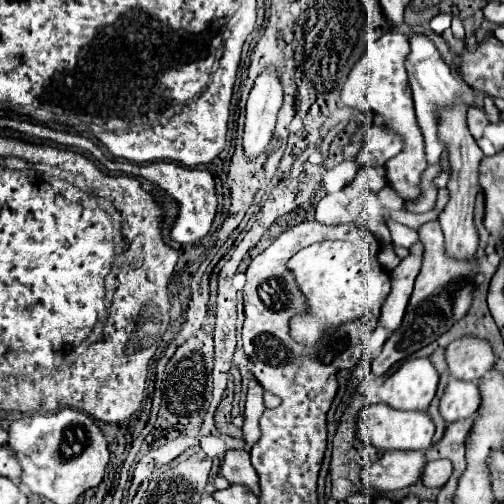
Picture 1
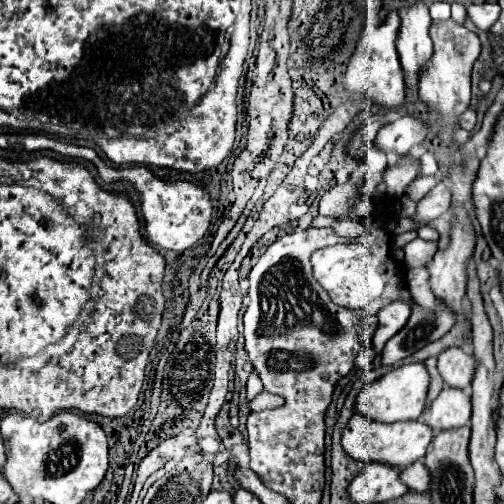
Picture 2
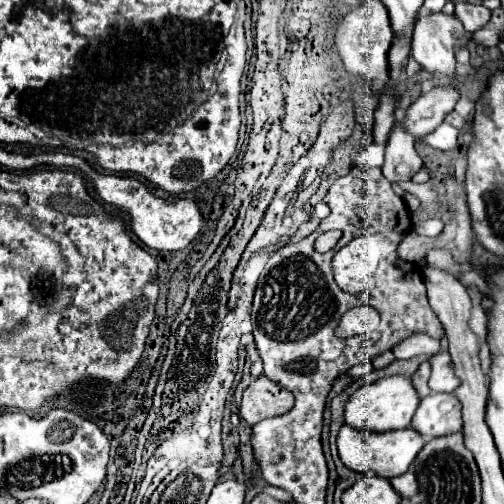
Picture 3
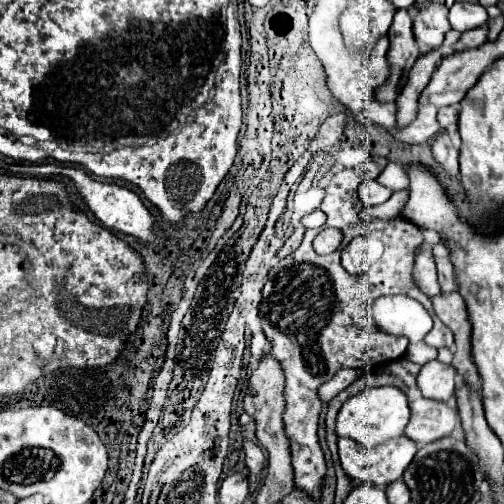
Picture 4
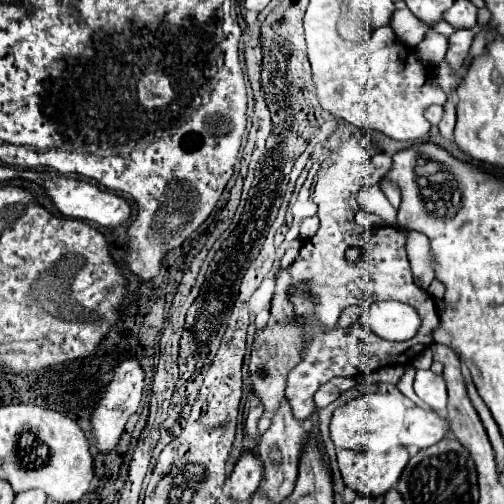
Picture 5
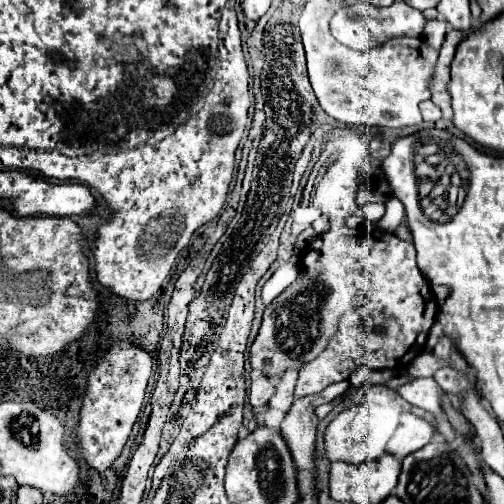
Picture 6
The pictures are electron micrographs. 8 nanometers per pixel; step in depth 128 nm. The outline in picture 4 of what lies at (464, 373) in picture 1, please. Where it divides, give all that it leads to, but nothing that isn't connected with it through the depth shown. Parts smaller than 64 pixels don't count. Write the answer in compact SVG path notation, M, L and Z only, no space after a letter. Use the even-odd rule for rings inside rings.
M430 360L422 366L418 374L418 388L426 398L432 400L450 400L454 394L456 370L440 360Z

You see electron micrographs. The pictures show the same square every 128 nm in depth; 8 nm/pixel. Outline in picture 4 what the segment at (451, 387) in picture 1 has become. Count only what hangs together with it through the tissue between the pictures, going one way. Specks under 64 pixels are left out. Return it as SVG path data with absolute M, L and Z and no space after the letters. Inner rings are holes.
M418 398L410 402L410 422L404 434L418 446L434 442L438 438L450 436L458 428L458 412L450 402Z

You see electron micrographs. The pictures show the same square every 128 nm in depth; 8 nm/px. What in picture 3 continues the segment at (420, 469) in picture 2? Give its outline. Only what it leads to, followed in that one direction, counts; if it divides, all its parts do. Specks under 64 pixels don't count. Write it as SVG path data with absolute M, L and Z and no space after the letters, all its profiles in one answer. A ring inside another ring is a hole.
M410 468L408 472L396 476L390 480L390 484L394 486L394 490L404 496L404 498L412 498L418 492L418 484L416 484L416 472Z

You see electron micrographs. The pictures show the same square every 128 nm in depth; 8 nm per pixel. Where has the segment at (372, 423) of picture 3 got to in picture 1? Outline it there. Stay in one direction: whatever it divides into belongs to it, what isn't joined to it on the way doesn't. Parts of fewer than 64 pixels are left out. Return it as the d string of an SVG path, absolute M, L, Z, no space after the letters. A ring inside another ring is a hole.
M412 358L386 378L378 396L396 410L426 410L436 394L438 380L430 358Z

